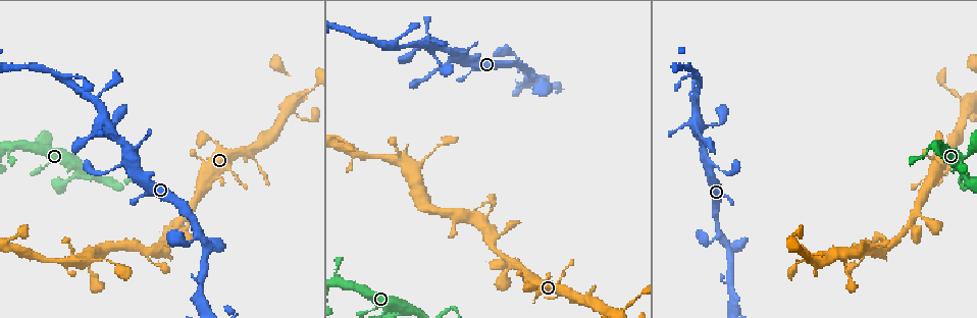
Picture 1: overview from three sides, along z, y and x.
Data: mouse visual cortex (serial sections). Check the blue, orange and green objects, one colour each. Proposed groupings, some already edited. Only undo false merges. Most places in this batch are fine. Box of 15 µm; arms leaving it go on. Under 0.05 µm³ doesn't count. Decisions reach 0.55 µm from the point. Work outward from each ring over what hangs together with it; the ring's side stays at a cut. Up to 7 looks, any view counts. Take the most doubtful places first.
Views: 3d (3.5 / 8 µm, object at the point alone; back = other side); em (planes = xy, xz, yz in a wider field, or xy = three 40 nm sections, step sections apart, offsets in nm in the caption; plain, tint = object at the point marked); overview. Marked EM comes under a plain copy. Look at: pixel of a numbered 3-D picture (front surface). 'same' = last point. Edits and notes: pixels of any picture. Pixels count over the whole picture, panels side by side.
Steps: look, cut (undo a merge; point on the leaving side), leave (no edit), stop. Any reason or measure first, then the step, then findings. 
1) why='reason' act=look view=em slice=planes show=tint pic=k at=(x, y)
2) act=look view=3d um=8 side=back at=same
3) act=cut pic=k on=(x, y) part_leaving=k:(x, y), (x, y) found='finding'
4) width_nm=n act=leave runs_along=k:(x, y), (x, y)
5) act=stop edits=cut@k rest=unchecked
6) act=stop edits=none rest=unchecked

why='calibre changes' act=look view=3d um=3.5 pic=1 at=(70, 259)

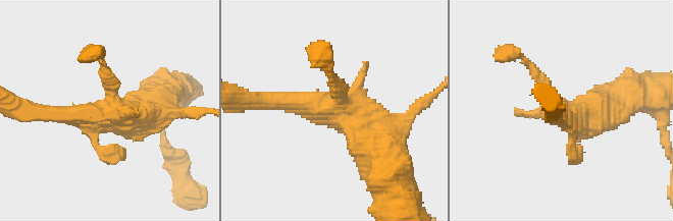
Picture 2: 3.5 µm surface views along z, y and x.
act=look view=em slice=xy step=1 show=tint pic=2 at=(100, 113)

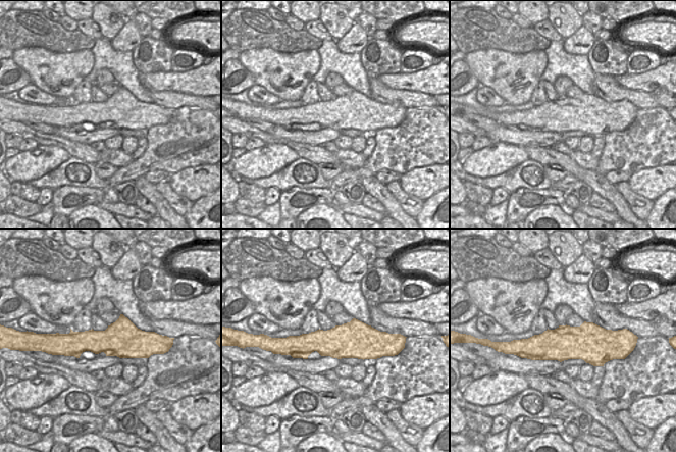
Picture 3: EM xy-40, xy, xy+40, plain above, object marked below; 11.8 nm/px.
act=leave runs_along=2:(376, 150), (329, 106), (258, 101) found='one cell here'

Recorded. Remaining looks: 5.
why='side arm on a straight run' act=look view=3d um=3.5 side=back pic=1 at=(134, 165)

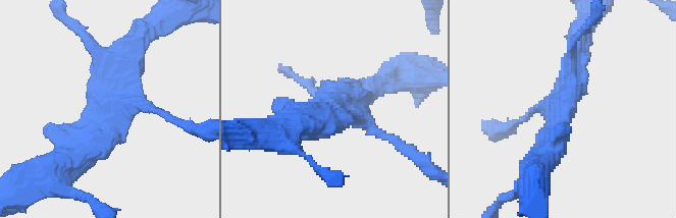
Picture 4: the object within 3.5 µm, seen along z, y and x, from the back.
why='shape alone is not enough' act=look view=em slice=xy step=3 show=tint pic=4 at=(334, 104)

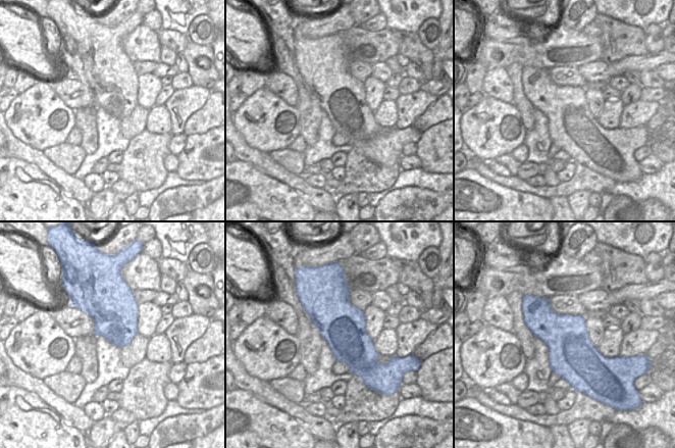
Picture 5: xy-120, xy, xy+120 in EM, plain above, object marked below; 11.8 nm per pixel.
arm_widths_nm=150,350,400 act=leave runs_along=4:(67, 158), (102, 123), (131, 46) found='one cell here'

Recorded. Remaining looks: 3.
why='arms part here' act=look view=3d um=3.5 side=back pic=1 at=(71, 83)

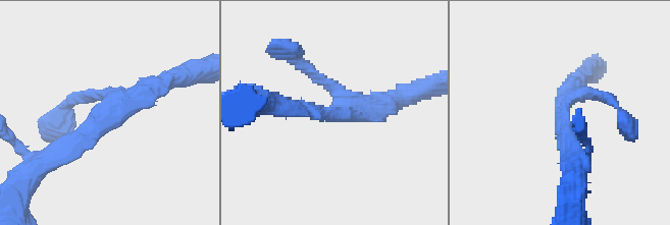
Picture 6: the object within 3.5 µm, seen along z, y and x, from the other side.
arms=3 arm_widths_nm=200,200,300 act=look view=em slice=xy step=5 show=tint pic=6 at=(563, 118)

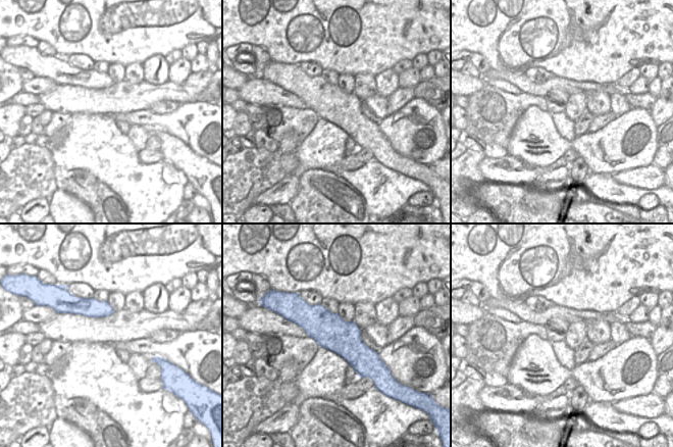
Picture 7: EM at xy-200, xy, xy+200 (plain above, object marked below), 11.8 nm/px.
act=leave runs_along=6:(56, 157), (144, 89), (166, 82) found='continuous, no second cell'

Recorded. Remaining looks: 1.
act=stop edits=none rest=unchecked

